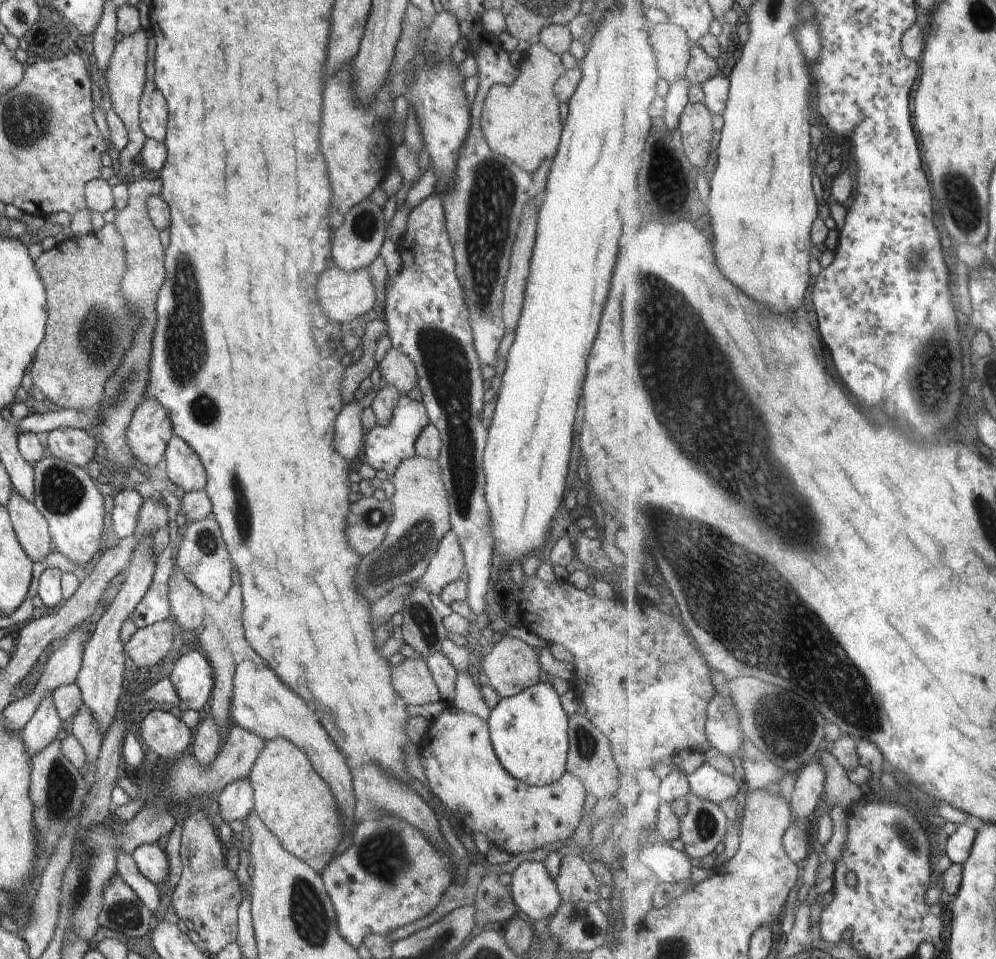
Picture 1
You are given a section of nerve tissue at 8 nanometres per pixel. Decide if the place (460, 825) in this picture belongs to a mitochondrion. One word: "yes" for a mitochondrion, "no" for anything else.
no

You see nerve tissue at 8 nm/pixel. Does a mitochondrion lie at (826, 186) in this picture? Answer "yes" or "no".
no

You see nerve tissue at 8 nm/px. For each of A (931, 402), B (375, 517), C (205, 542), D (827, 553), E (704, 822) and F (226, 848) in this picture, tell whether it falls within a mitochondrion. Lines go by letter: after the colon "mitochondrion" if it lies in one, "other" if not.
A: mitochondrion
B: mitochondrion
C: mitochondrion
D: mitochondrion
E: mitochondrion
F: other

